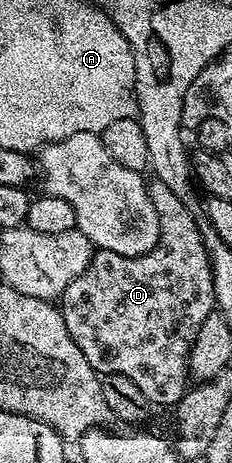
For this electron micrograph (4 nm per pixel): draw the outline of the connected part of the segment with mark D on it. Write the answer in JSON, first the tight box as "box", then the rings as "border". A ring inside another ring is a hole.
{"box":[60,179,216,407],"border":[[[157,179],[151,180],[148,188],[160,223],[156,245],[139,257],[116,255],[116,251],[107,249],[97,250],[88,267],[84,267],[84,271],[80,271],[80,275],[76,275],[62,292],[60,308],[68,335],[72,335],[76,347],[84,351],[84,359],[92,363],[98,374],[124,375],[124,379],[132,379],[132,383],[140,387],[151,406],[174,407],[188,388],[190,348],[196,339],[196,331],[200,331],[200,323],[204,323],[204,319],[216,309],[212,267],[202,238],[202,225],[186,210],[189,209],[187,202],[172,195],[172,191]]]}

